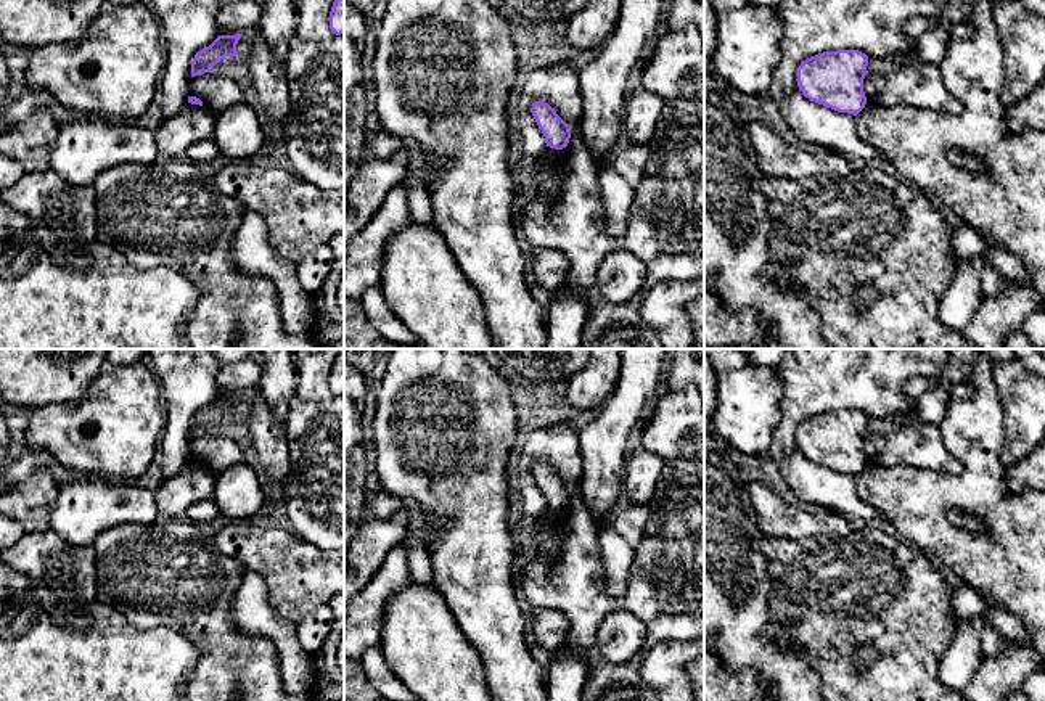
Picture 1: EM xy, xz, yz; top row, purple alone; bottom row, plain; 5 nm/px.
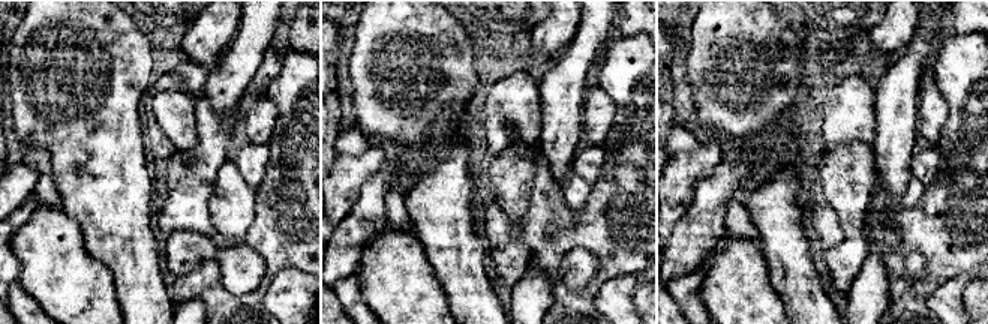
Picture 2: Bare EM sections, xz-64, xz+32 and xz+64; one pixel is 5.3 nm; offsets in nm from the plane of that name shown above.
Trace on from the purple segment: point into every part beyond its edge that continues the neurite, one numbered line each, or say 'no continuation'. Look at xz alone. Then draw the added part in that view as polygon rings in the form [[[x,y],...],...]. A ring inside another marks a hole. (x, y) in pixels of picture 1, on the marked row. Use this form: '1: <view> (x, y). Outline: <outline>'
no continuation

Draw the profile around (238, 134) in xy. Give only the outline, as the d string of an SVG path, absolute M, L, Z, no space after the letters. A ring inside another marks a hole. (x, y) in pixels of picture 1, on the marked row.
M241 101L217 114L212 140L228 161L254 161L265 135L257 111Z

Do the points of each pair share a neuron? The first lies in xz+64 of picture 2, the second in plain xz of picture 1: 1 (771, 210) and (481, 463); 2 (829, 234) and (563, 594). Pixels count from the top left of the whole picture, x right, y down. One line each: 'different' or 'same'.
1: same
2: same

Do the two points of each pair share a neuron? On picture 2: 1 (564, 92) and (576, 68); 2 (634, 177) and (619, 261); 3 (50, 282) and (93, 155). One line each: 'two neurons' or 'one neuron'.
1: one neuron
2: one neuron
3: two neurons

